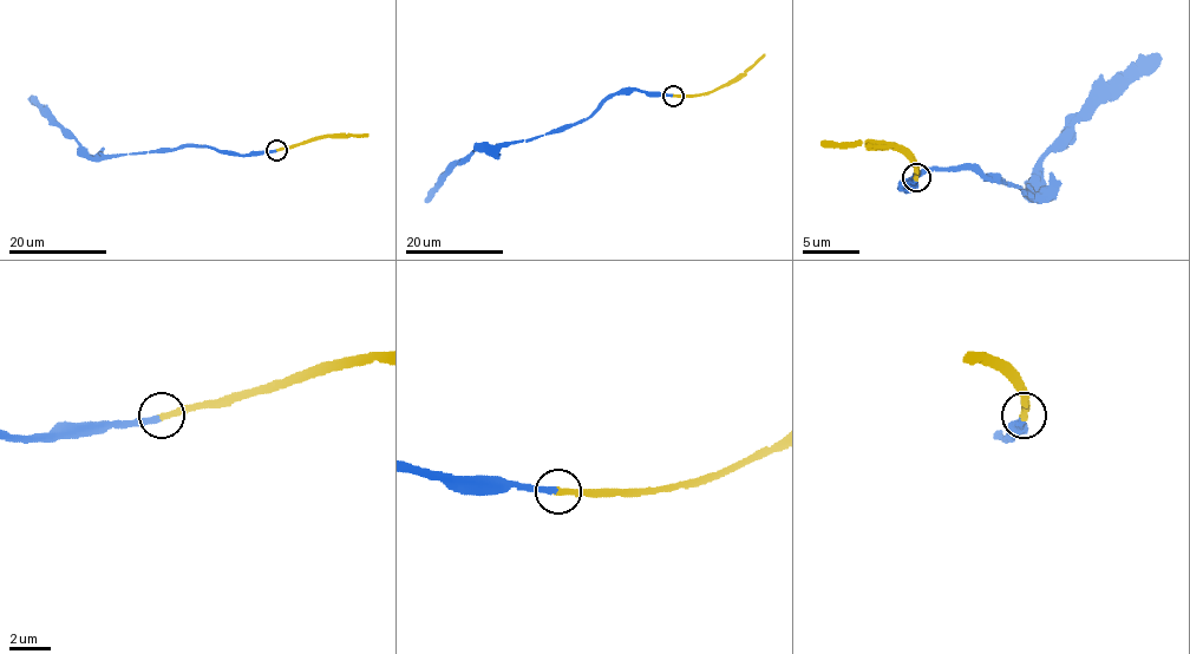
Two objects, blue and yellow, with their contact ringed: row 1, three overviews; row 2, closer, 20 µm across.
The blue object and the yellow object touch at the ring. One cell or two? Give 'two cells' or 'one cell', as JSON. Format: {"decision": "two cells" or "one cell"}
{"decision": "one cell"}

